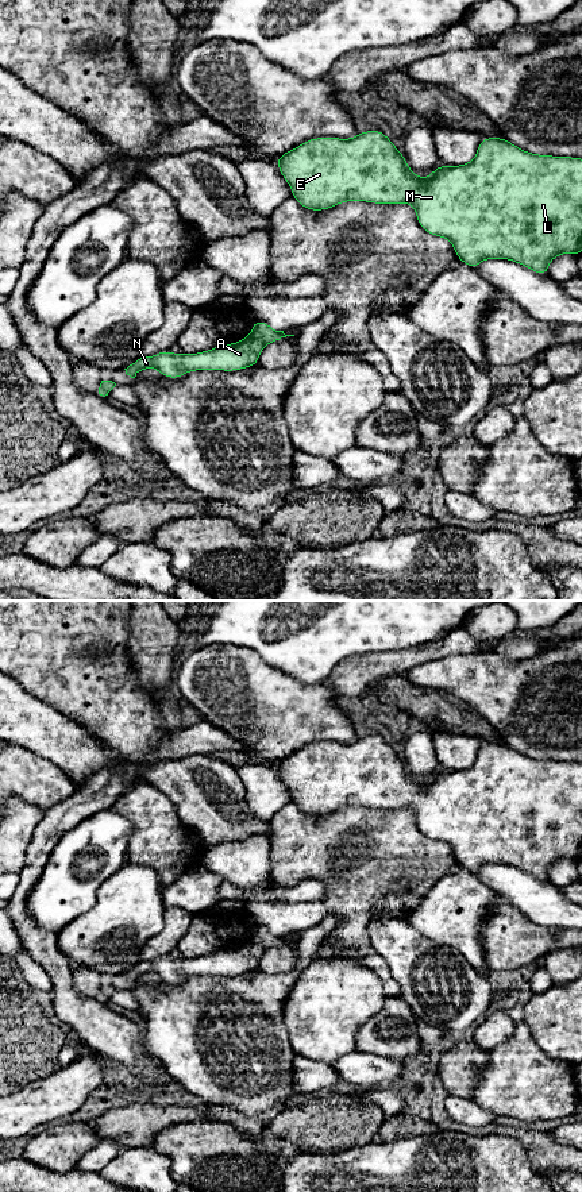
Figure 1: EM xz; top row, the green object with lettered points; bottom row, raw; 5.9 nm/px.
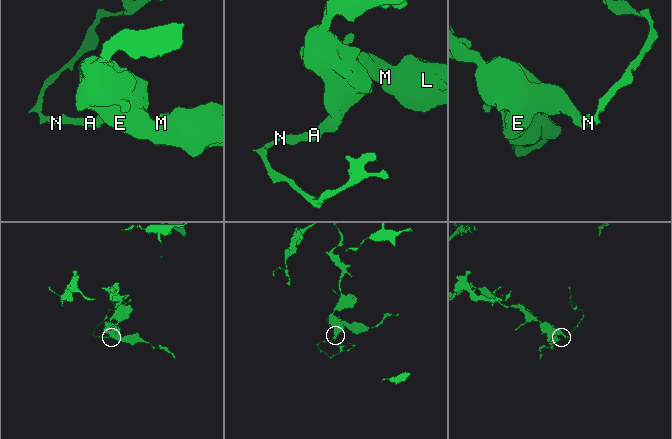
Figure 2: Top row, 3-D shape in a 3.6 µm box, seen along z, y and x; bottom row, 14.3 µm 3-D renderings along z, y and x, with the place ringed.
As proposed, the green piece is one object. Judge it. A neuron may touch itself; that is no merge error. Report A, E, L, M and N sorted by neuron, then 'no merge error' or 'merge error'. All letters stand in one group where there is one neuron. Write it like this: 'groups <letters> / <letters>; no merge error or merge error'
groups A N / E L M; merge error

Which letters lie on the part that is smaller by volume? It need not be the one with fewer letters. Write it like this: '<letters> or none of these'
A, N

